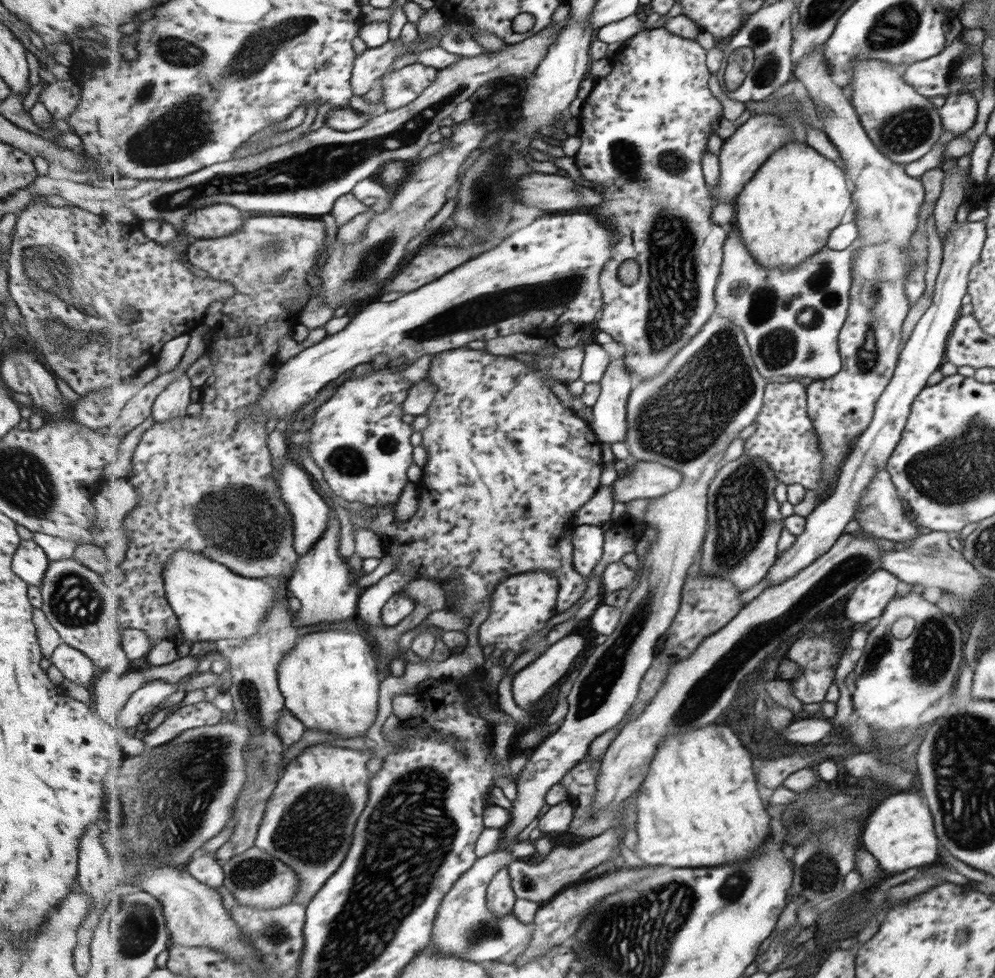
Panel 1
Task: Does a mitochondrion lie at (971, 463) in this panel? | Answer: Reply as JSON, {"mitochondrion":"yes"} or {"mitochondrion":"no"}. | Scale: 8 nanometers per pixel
{"mitochondrion":"yes"}

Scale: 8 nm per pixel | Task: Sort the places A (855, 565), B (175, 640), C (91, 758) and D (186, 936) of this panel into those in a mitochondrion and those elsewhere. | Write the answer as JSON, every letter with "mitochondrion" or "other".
{"A":"mitochondrion","B":"other","C":"other","D":"other"}

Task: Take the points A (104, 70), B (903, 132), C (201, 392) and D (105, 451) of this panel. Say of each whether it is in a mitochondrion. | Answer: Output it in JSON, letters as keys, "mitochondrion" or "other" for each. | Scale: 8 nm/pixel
{"A":"other","B":"mitochondrion","C":"other","D":"other"}

